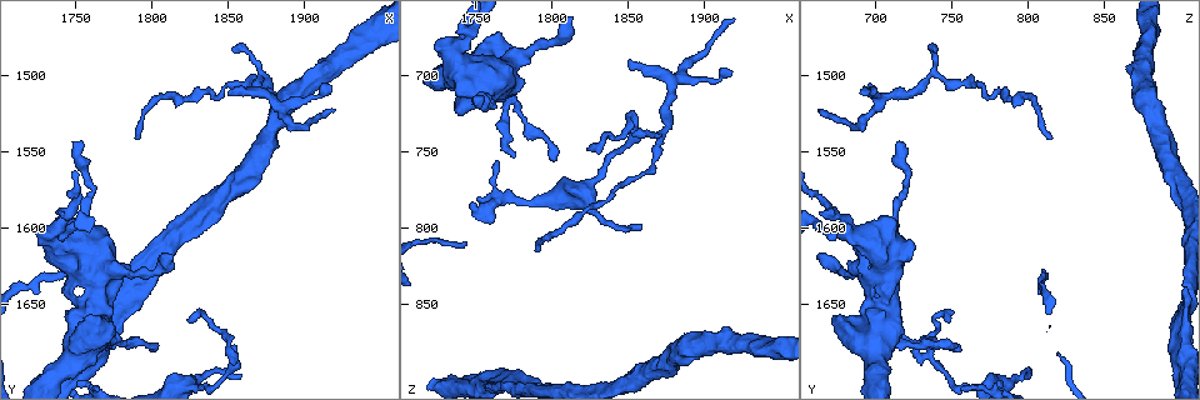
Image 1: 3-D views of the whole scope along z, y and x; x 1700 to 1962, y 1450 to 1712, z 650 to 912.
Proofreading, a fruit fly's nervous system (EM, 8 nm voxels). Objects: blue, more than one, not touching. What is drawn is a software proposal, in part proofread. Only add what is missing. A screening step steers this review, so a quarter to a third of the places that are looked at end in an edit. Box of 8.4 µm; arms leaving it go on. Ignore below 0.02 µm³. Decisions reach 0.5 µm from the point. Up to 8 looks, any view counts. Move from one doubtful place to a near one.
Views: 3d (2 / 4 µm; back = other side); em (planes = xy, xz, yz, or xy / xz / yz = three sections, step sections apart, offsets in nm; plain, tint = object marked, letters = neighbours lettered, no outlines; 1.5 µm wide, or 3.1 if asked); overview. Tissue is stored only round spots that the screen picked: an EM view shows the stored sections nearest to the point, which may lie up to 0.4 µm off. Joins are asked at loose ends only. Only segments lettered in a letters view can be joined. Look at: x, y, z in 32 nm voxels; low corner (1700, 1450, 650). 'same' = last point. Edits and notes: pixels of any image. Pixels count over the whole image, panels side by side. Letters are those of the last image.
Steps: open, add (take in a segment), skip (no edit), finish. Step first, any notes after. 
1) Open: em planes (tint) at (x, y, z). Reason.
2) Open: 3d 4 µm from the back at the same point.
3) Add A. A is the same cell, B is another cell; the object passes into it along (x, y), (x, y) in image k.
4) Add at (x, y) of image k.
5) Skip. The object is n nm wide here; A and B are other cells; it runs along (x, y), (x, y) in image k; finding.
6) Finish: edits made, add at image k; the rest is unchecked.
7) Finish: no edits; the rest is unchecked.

Open: 3d 2 µm at (1850, 1484, 738). Branch stops here.

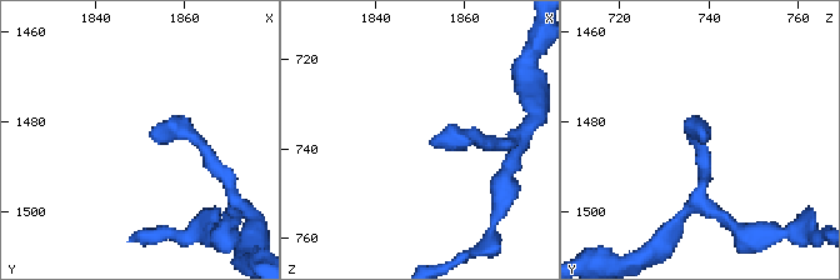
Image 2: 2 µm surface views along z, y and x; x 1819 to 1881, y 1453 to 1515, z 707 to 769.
Open: em yz step 8 (letters) at (1853, 1482, 737). Need the tissue.

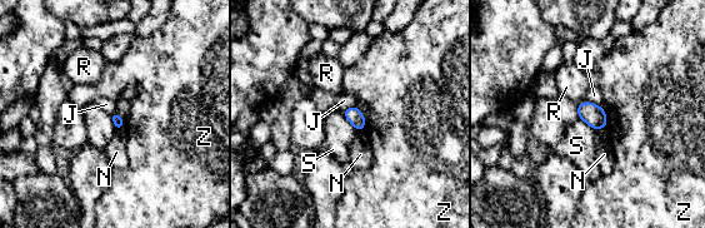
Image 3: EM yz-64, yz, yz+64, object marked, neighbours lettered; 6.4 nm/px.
Open: em planes (letters) at the same point. Cut it another way.

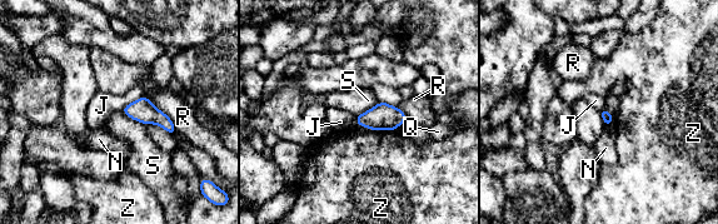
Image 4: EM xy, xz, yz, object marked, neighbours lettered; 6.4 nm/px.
Skip. The object is 70 nm wide here; J, N, Q, R, S and Z are other cells; a border runs along (120, 110), (146, 124) in image 4; no lettered segment goes on from it.

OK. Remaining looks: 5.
Open: em planes (letters) at (1750, 1544, 718). Thin end.

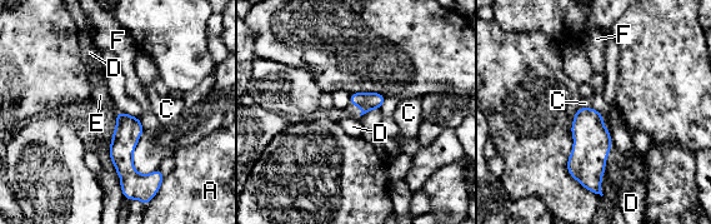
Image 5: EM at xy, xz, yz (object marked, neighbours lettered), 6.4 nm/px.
Add E. The longest contact is with A, 130 nm; E is the same cell, A, C, D and F are other cells; the object passes into it along (366, 101), (360, 108), (351, 110) in image 5; the neuron continues.

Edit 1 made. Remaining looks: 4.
Finish: edits made, add at image 5; the rest is unchecked.

